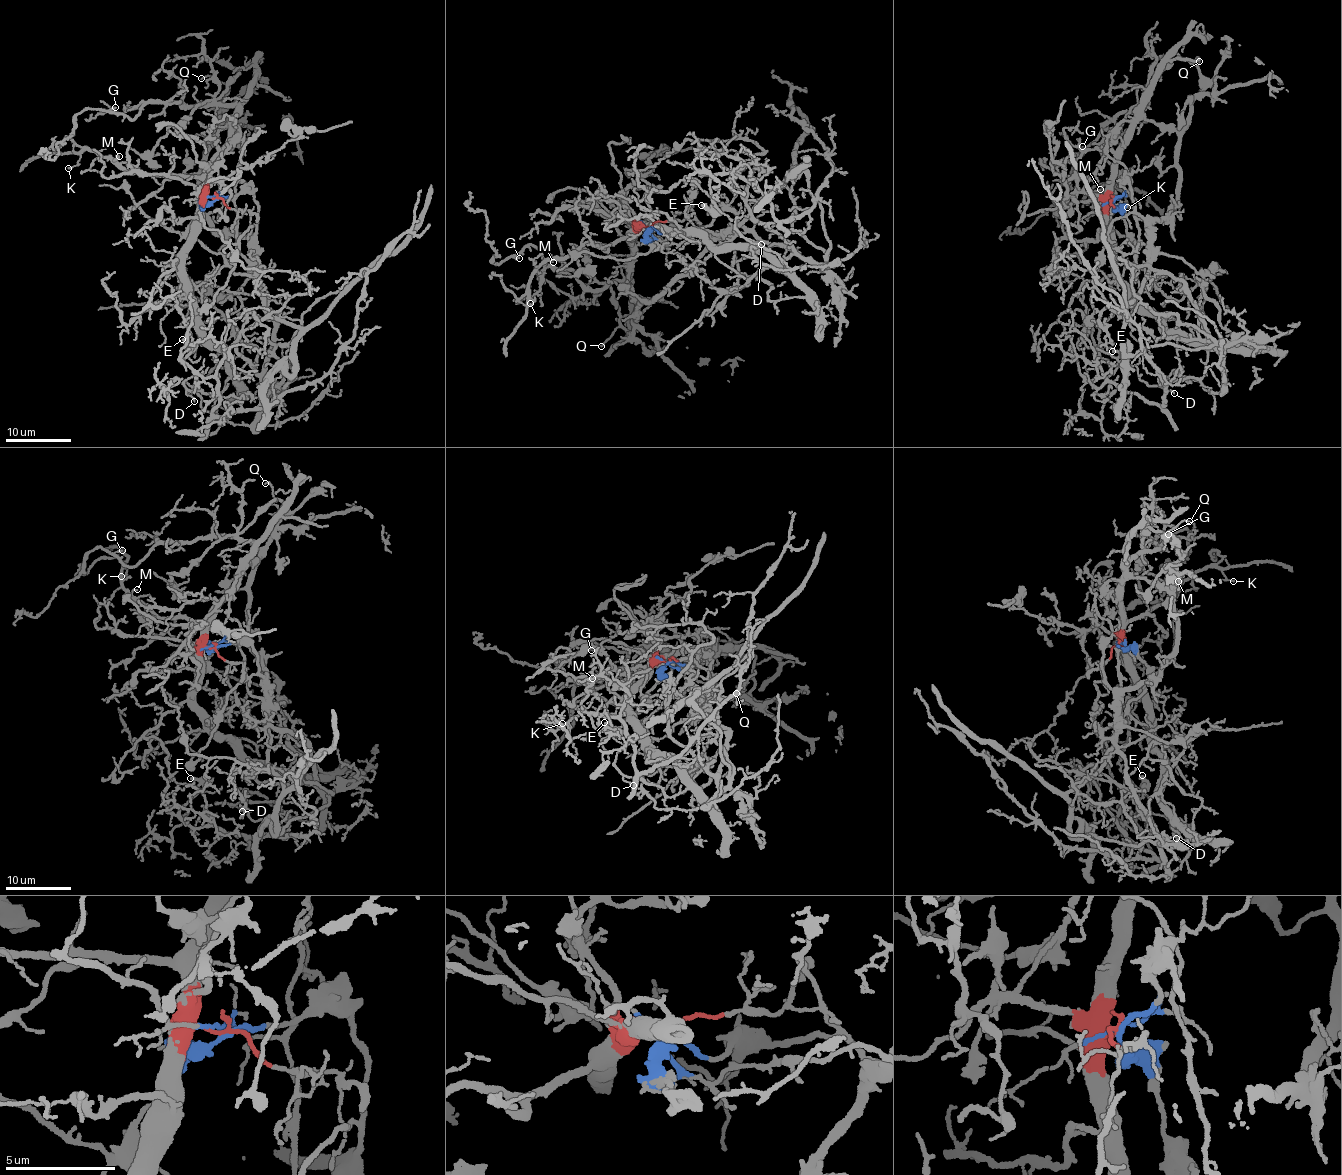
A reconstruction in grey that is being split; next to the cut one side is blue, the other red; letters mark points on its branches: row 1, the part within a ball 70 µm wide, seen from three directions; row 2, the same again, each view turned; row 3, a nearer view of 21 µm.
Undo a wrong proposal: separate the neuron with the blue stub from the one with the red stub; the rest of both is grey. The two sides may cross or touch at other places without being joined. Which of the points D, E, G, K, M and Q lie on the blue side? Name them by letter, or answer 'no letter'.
E, Q

